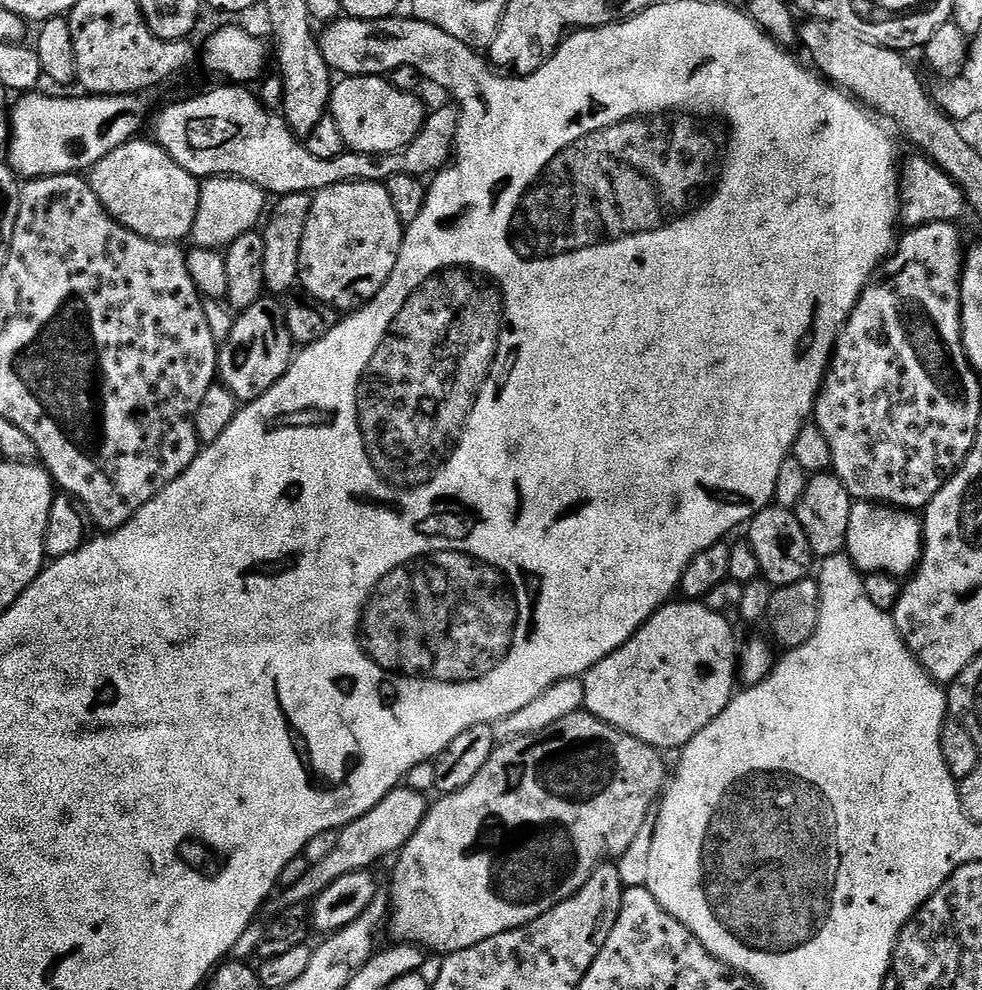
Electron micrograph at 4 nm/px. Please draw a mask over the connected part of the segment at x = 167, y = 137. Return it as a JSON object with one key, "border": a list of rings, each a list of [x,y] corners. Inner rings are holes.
{"border":[[[244,86],[224,87],[228,88],[216,88],[213,92],[204,92],[201,96],[194,97],[193,100],[172,104],[156,120],[155,143],[165,148],[170,158],[174,158],[174,162],[178,162],[178,166],[182,166],[182,170],[186,170],[191,176],[197,178],[237,176],[246,182],[254,182],[254,186],[258,186],[265,194],[272,195],[273,192],[273,197],[279,198],[303,192],[315,194],[339,184],[360,182],[379,184],[387,182],[391,176],[399,172],[428,178],[445,167],[454,156],[458,123],[458,112],[455,107],[440,108],[437,112],[429,111],[422,130],[414,138],[414,142],[406,145],[401,152],[366,154],[346,150],[338,154],[338,158],[314,158],[314,154],[310,154],[307,143],[301,137],[294,135],[283,115],[265,108],[255,91]]]}

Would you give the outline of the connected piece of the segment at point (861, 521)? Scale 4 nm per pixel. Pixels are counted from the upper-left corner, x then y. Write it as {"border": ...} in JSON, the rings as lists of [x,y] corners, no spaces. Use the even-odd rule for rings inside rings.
{"border":[[[853,503],[850,530],[846,530],[846,554],[861,573],[889,572],[897,578],[907,577],[916,571],[925,547],[924,525],[919,515],[886,504]]]}

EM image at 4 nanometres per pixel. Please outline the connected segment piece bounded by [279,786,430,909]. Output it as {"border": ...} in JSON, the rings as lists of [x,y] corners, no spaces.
{"border":[[[407,786],[395,788],[390,794],[386,794],[386,798],[382,798],[382,802],[374,806],[374,810],[362,814],[362,818],[339,829],[338,847],[322,863],[311,865],[301,881],[279,893],[279,896],[281,895],[279,907],[285,909],[308,904],[315,900],[318,894],[322,894],[322,890],[326,890],[330,882],[338,882],[342,874],[362,872],[371,869],[373,867],[371,864],[376,864],[387,856],[395,857],[400,849],[406,846],[406,842],[410,842],[414,830],[418,830],[418,826],[427,816],[430,804],[424,800],[426,800],[425,793],[415,792]]]}

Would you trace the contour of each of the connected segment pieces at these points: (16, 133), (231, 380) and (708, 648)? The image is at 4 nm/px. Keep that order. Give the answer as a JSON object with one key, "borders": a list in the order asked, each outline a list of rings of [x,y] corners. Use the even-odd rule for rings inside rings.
{"borders":[[[[37,90],[21,95],[10,108],[10,139],[6,145],[7,163],[20,178],[84,174],[106,154],[141,135],[147,99],[134,96],[94,96],[79,94],[73,100],[64,96],[43,96]]],[[[262,298],[254,302],[245,312],[235,317],[235,324],[229,334],[227,343],[221,343],[218,348],[218,380],[224,387],[236,395],[237,401],[251,402],[267,394],[275,384],[288,372],[294,359],[294,341],[286,326],[284,304],[276,298]]],[[[681,599],[680,604],[669,602],[618,650],[602,658],[589,672],[584,673],[584,708],[602,722],[646,742],[651,748],[683,749],[726,706],[738,688],[738,644],[732,624],[723,612],[715,612],[702,602]]]]}

